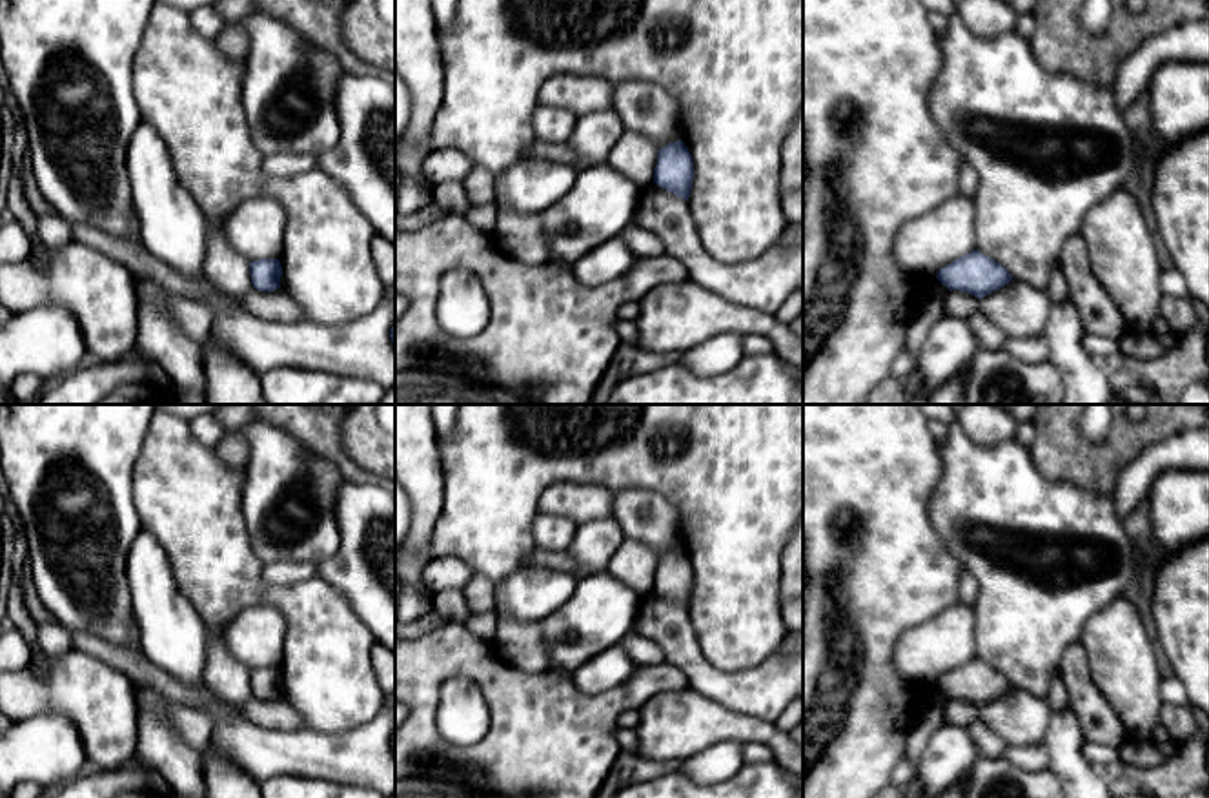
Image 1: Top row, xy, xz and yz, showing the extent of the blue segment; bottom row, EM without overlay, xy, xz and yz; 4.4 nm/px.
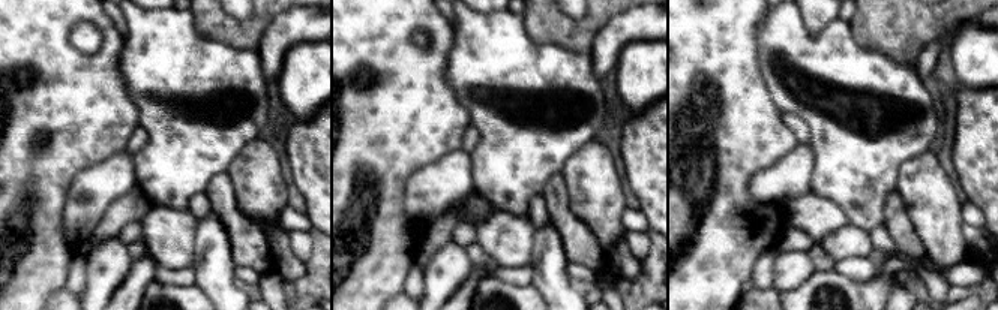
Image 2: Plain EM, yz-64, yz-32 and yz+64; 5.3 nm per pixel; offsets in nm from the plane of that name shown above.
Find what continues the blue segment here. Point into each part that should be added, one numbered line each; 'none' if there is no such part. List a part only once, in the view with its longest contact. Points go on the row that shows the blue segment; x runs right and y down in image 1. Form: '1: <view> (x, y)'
none

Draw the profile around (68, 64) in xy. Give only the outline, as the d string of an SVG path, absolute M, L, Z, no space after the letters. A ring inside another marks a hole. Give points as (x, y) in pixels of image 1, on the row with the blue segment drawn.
M0 0L0 71L25 122L27 157L36 184L55 213L126 239L133 191L126 151L142 124L133 98L133 60L157 0Z

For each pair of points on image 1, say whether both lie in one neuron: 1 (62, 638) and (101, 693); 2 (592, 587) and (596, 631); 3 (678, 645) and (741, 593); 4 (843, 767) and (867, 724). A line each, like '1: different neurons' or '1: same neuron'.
1: different neurons
2: same neuron
3: different neurons
4: same neuron

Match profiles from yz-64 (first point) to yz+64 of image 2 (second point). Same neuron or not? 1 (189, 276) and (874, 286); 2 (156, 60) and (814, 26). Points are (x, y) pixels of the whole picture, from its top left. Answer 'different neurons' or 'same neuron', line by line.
1: different neurons
2: different neurons

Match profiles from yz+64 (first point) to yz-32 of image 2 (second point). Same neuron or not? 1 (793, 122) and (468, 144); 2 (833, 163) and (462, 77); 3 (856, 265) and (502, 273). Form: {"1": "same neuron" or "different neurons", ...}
{"1": "same neuron", "2": "same neuron", "3": "same neuron"}

